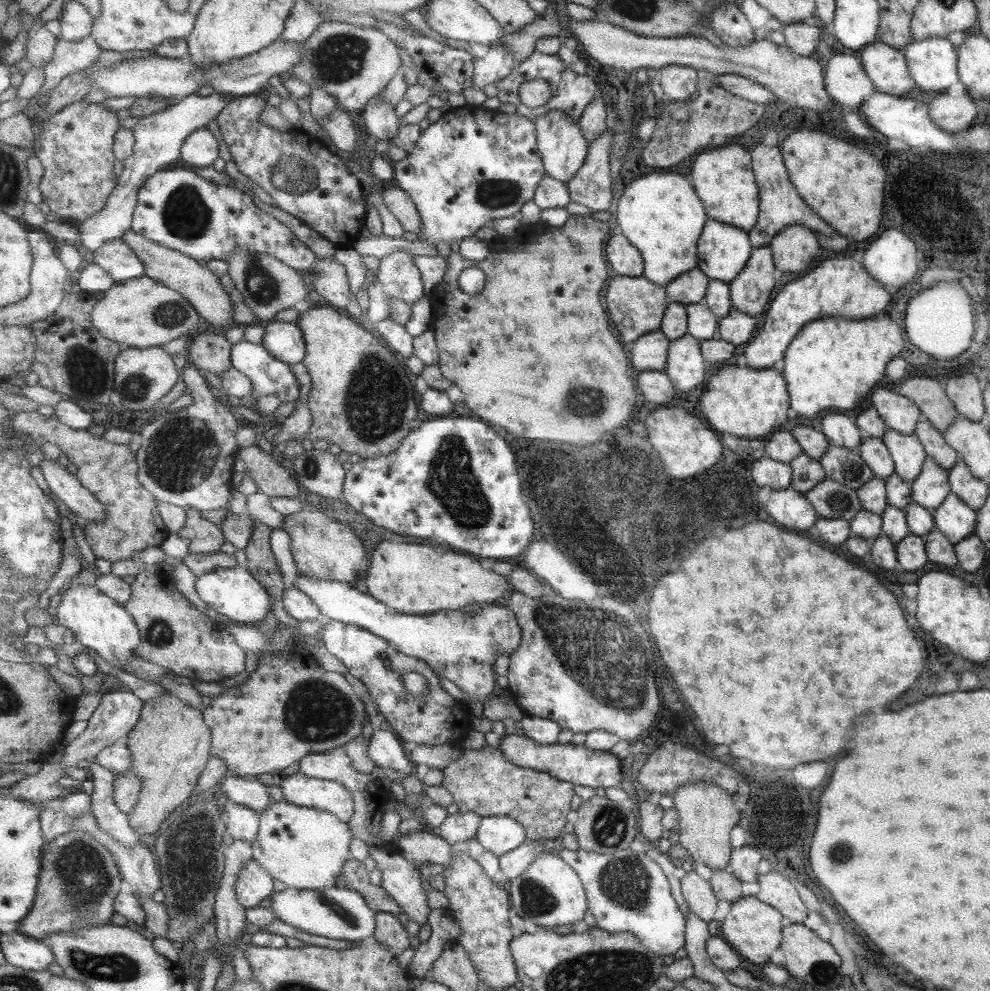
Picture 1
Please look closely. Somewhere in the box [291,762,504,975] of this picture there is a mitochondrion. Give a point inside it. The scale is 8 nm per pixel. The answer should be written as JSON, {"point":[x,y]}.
{"point":[345,918]}

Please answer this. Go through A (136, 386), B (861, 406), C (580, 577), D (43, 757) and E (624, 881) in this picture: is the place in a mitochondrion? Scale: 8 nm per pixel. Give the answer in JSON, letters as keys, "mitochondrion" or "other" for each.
{"A":"mitochondrion","B":"other","C":"other","D":"other","E":"mitochondrion"}

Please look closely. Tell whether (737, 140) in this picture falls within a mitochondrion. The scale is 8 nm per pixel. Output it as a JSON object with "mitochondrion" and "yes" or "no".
{"mitochondrion":"no"}

